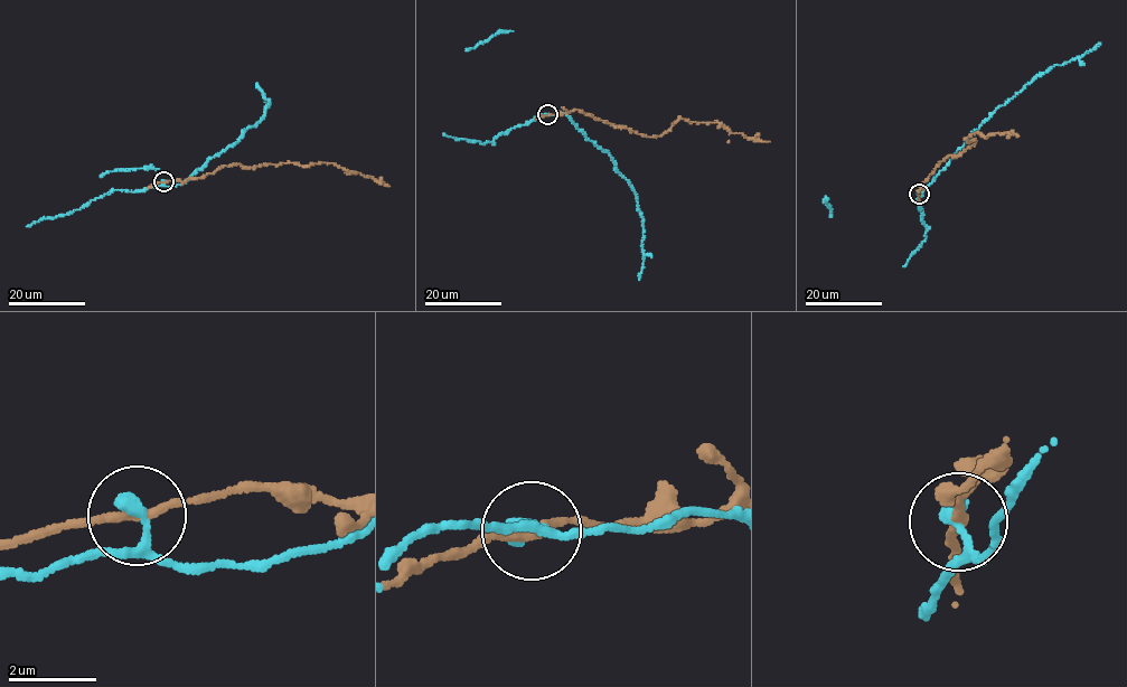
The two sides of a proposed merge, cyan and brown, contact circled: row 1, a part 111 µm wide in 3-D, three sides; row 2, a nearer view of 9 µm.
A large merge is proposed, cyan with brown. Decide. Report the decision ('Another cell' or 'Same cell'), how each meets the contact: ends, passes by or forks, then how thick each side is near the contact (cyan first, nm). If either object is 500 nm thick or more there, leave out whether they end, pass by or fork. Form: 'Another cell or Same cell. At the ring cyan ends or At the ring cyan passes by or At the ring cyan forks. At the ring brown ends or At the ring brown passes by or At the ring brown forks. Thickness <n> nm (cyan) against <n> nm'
Same cell. At the ring cyan passes by. At the ring brown passes by. Thickness 260 nm (cyan) against 190 nm

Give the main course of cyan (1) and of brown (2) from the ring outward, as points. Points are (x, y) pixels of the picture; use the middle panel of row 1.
1: (547, 115), (565, 113), (587, 139), (609, 152), (618, 171), (628, 179), (644, 222), (644, 262), (639, 280)
2: (547, 115), (581, 111), (614, 126), (654, 137), (663, 134), (679, 119), (717, 122), (732, 132), (769, 142)

